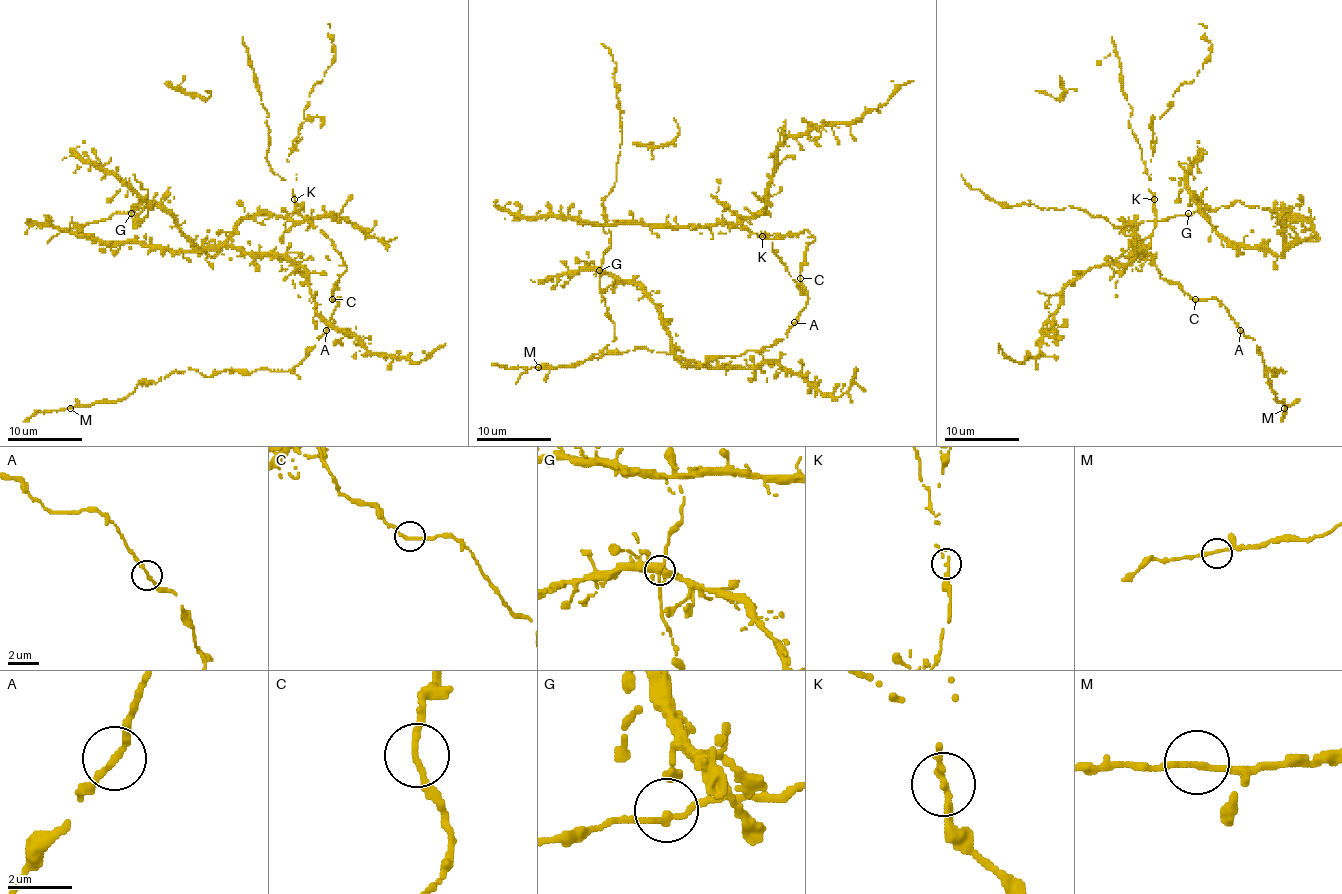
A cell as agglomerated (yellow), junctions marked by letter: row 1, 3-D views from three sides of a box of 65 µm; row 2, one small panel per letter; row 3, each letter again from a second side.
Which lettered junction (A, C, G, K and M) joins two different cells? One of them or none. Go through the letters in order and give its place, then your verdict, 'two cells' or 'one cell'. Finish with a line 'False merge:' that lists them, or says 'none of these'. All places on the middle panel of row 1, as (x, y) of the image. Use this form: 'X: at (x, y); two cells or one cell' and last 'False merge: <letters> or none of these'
A: at (794, 322); one cell
C: at (800, 278); one cell
G: at (599, 270); one cell
K: at (762, 236); two cells
M: at (538, 367); one cell
False merge: K

